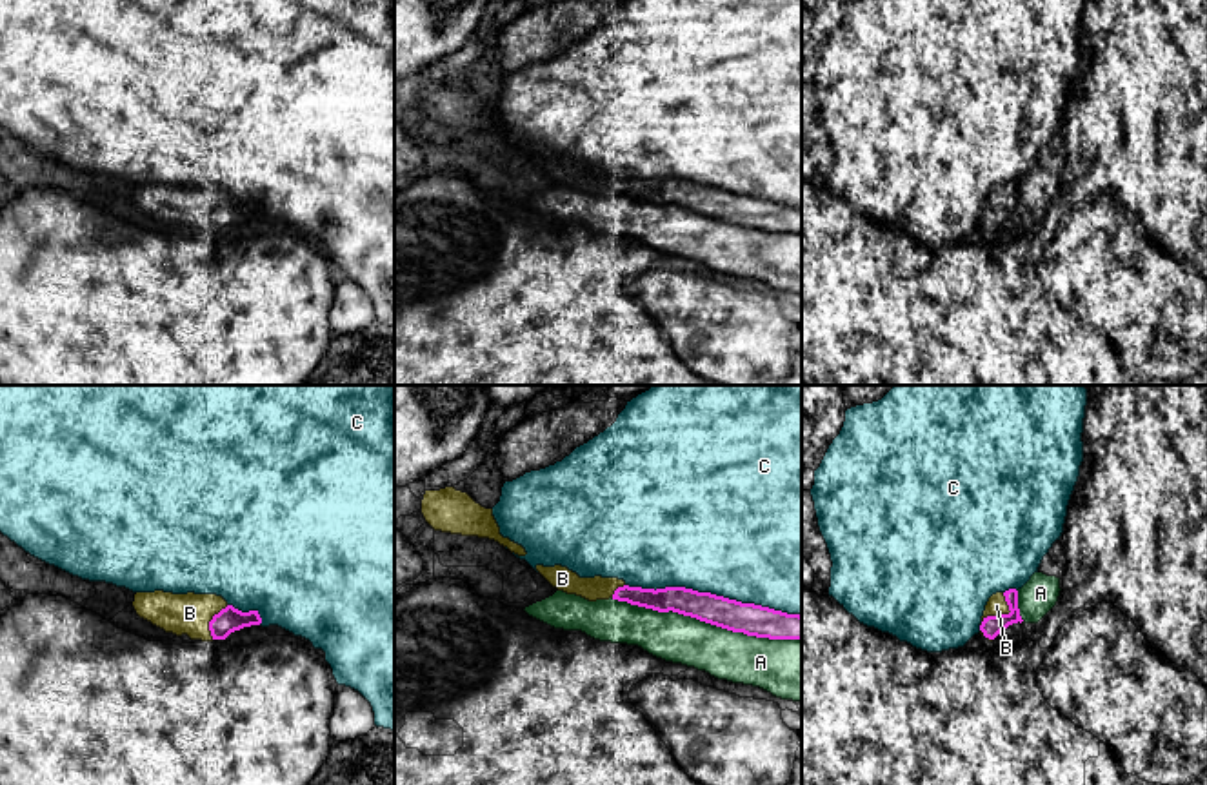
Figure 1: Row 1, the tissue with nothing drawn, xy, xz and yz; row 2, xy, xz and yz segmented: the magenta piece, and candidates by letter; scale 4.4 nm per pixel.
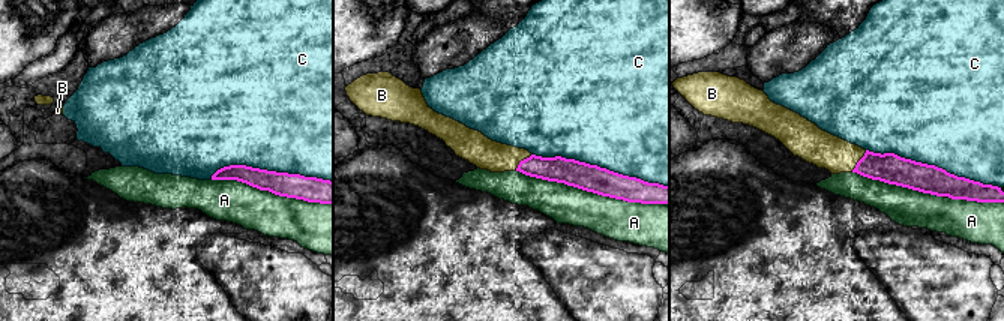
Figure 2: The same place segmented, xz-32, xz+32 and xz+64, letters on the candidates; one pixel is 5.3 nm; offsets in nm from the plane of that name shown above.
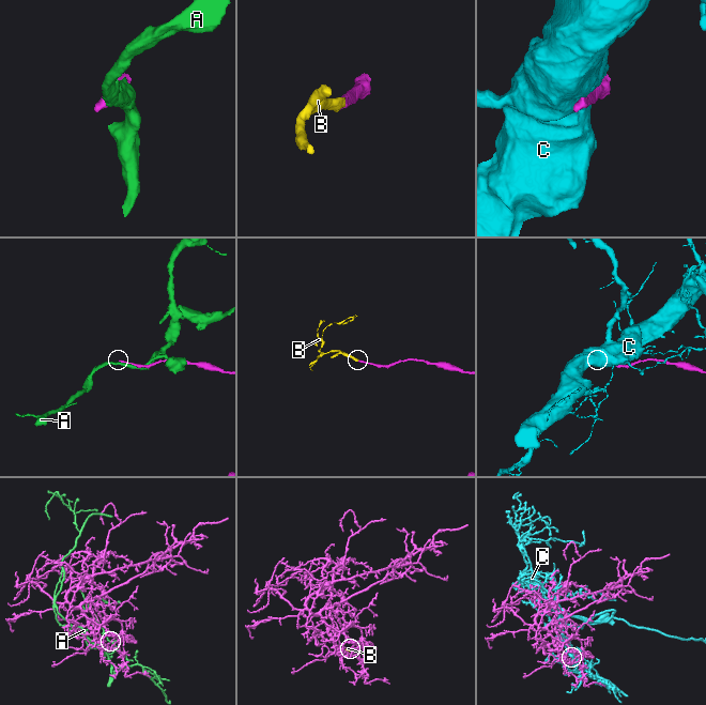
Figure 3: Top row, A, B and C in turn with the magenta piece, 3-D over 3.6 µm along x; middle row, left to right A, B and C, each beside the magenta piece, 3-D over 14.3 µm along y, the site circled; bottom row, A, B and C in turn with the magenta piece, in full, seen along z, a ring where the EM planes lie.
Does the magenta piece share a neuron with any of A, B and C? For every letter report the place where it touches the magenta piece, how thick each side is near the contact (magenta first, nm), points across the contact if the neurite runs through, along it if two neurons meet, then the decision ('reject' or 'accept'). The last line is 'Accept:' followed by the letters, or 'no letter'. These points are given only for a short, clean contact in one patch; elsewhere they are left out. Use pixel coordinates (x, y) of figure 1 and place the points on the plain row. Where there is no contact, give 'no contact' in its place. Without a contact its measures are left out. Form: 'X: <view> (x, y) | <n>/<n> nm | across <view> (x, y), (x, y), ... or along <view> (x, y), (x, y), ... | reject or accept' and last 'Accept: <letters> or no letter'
A: xz (706, 215) | 140/220 nm | reject
B: yz (1002, 208) | 90/90 nm | accept
C: xz (713, 188) | 140/500 nm | reject
Accept: B

